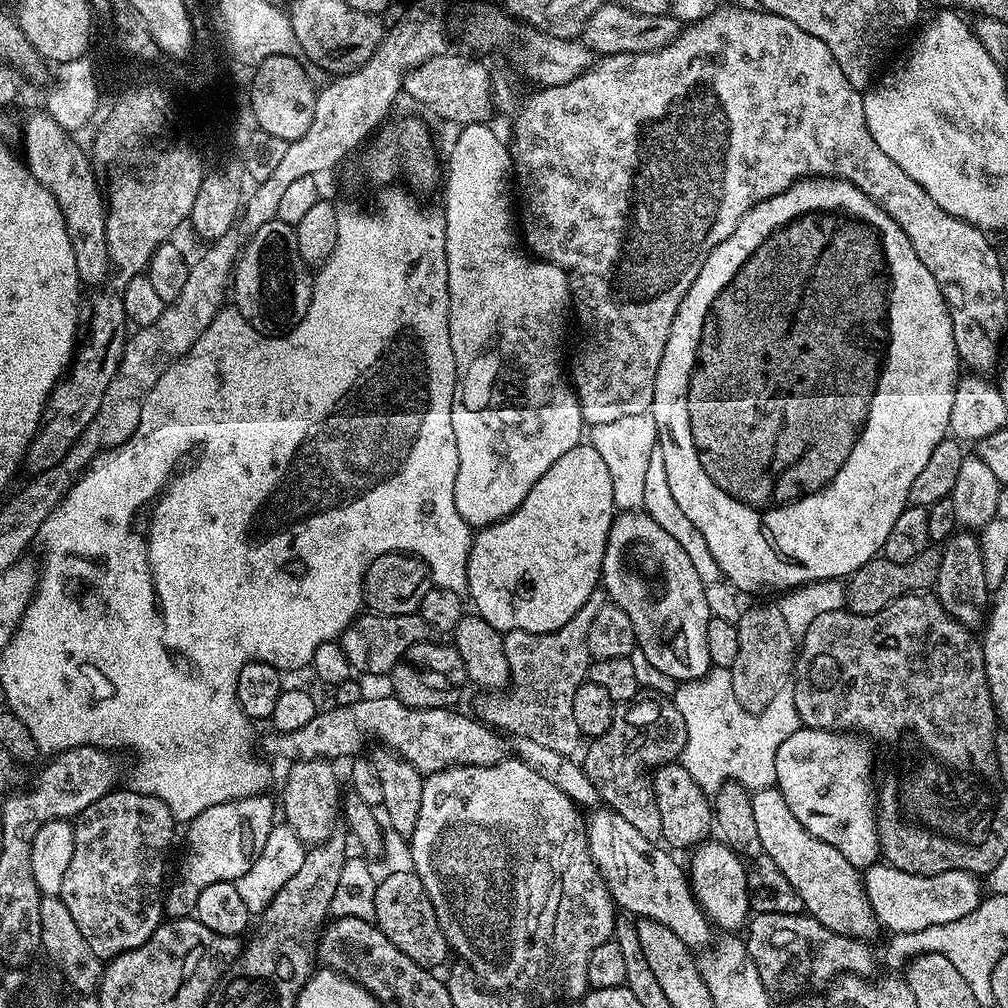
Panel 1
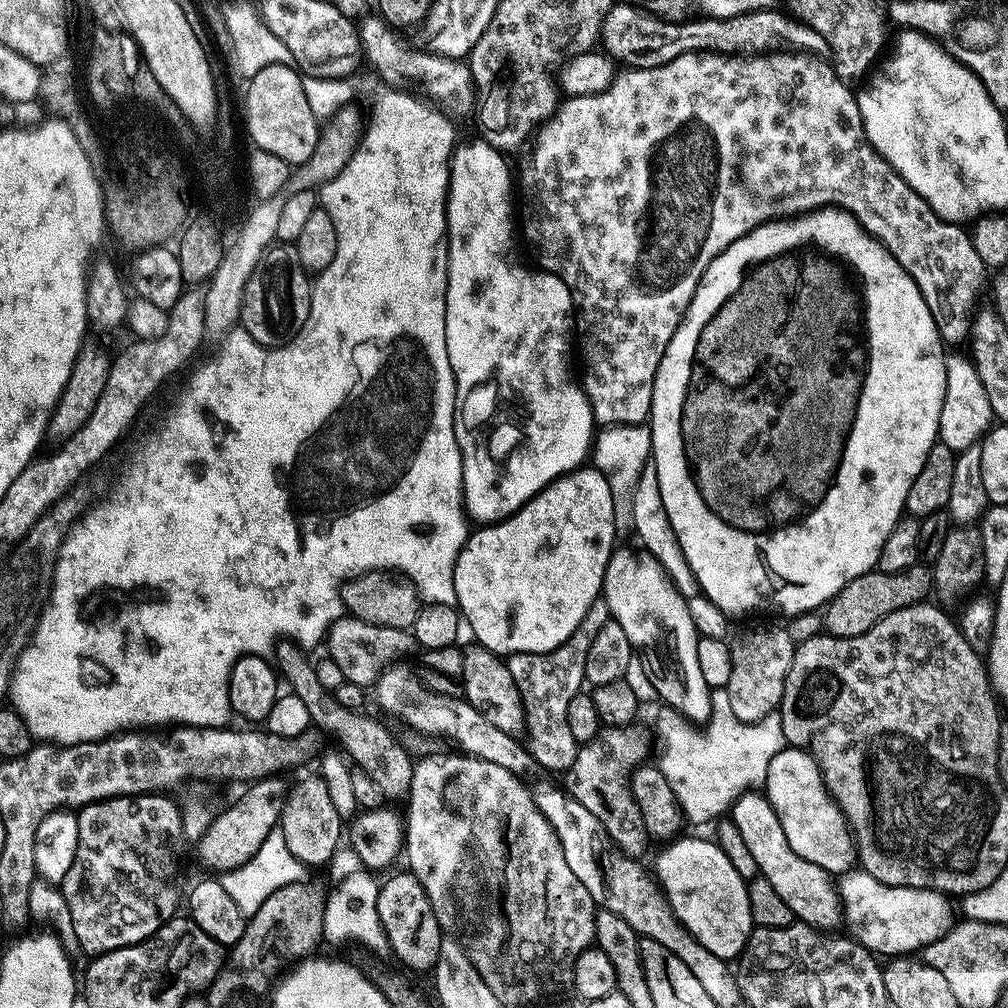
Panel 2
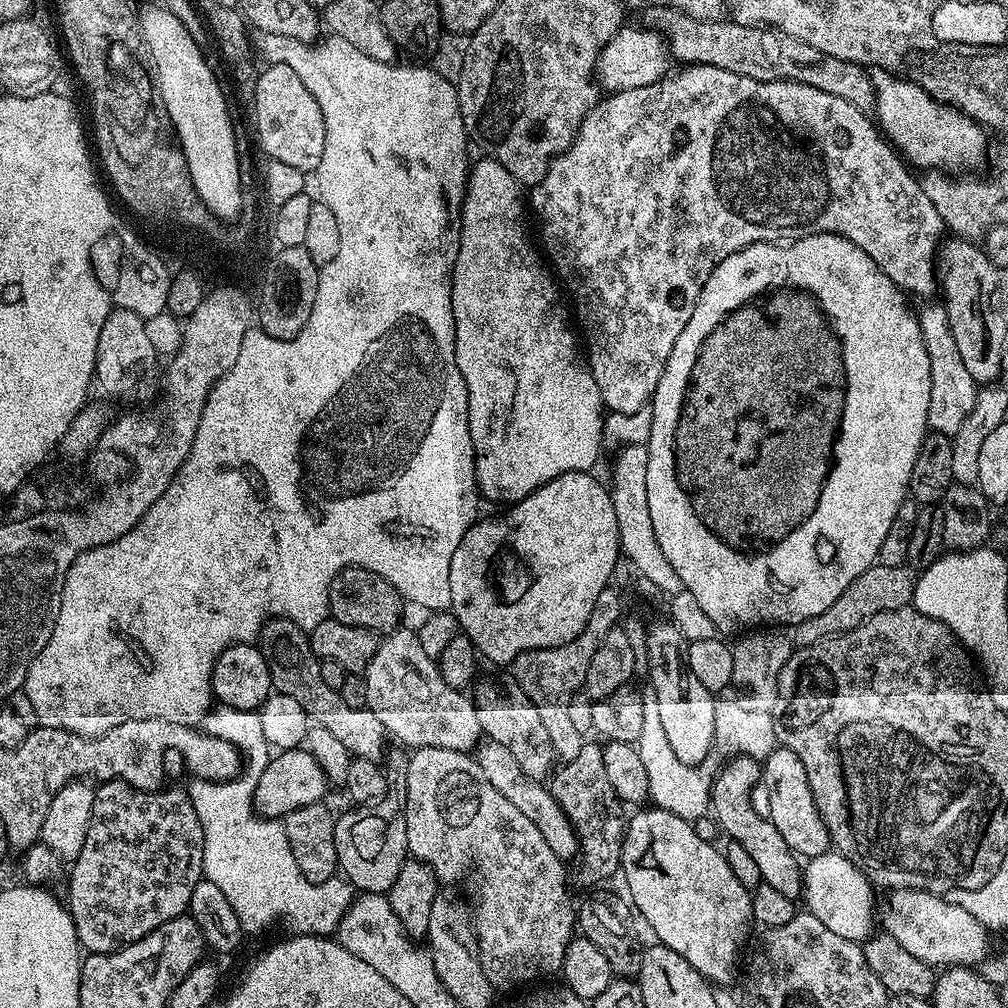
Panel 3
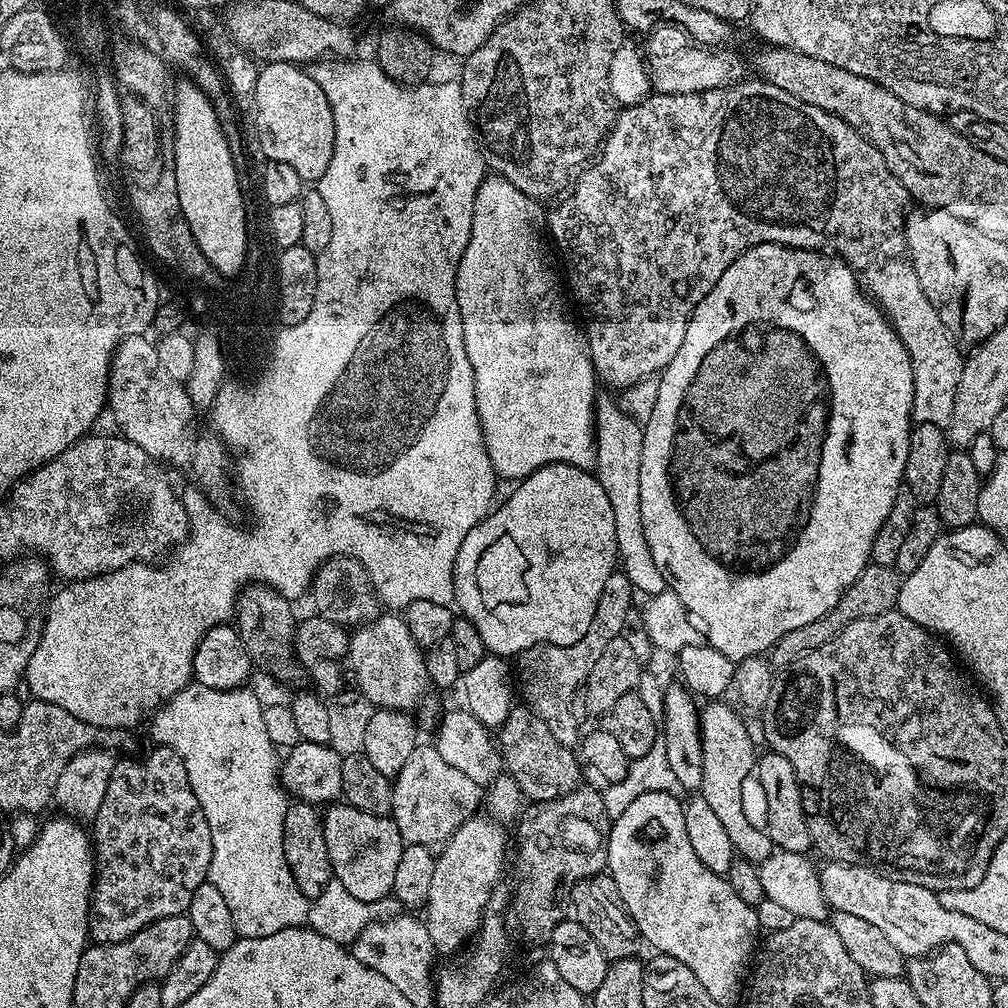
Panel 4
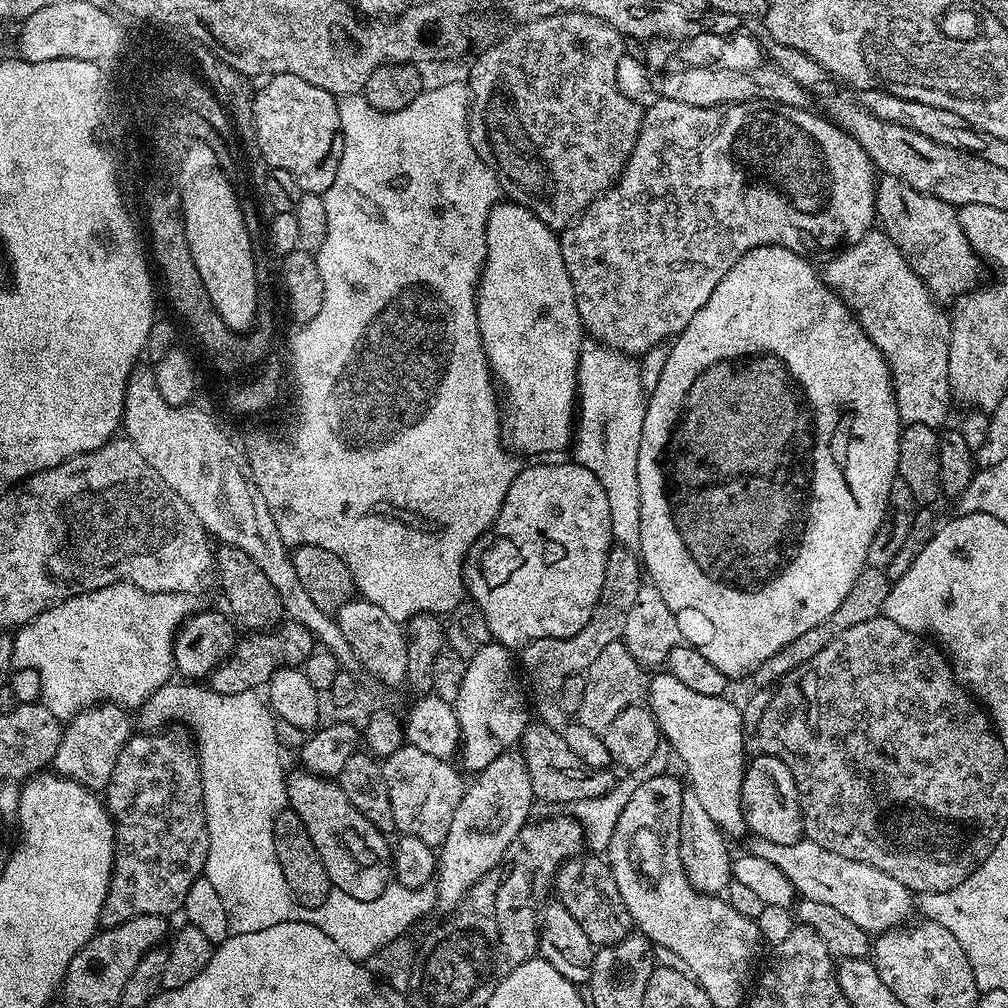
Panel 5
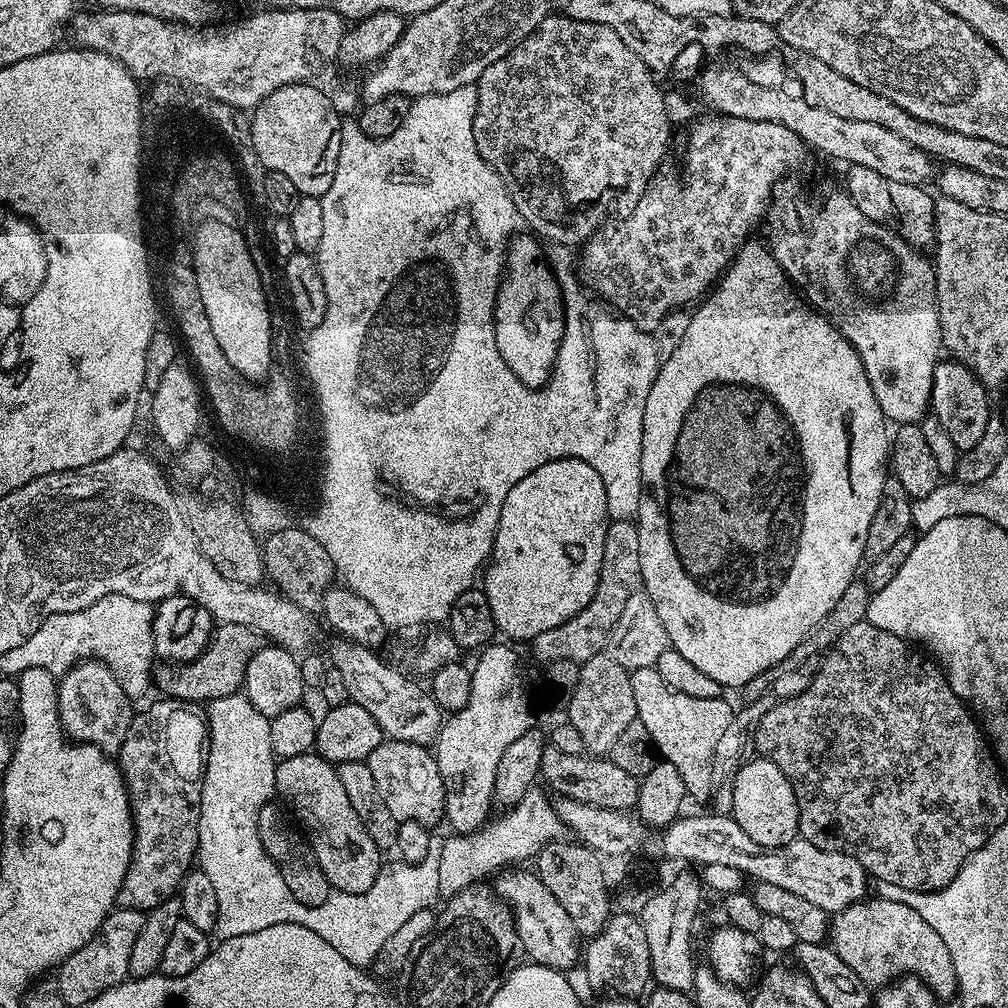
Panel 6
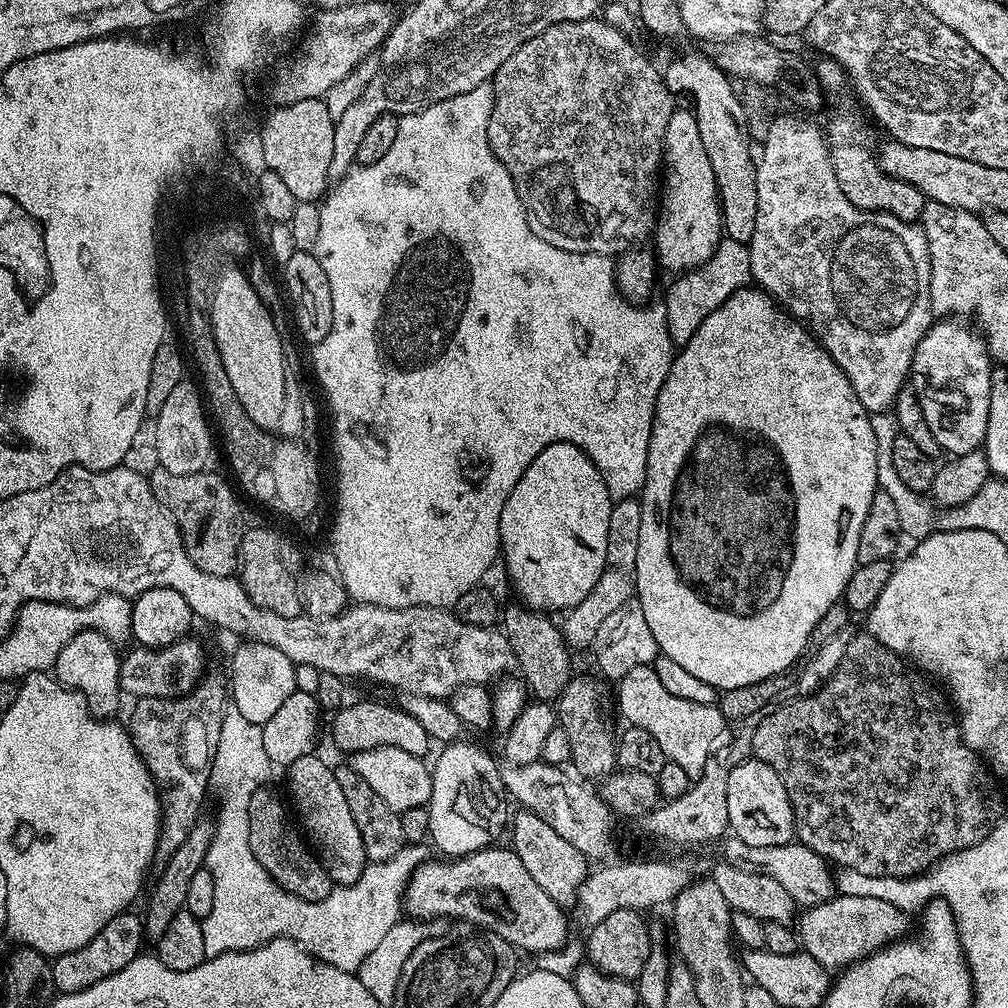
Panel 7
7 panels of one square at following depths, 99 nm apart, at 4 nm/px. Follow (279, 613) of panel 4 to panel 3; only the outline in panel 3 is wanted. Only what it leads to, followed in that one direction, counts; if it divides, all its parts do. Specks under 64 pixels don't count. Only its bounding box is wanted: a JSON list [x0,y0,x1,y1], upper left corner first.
[258,618,386,761]

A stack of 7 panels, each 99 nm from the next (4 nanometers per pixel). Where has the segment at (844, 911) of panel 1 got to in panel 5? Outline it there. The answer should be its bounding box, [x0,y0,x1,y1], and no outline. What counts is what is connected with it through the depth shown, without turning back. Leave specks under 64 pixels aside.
[646,670,746,837]

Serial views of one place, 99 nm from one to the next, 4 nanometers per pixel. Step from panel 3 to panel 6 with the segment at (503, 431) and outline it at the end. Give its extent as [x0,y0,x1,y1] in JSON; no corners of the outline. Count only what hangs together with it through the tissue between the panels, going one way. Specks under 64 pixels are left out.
[494,235,564,390]

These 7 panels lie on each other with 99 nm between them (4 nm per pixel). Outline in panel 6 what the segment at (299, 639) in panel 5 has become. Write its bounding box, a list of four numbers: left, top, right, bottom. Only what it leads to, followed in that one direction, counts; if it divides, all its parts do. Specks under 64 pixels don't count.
[154,623,265,706]

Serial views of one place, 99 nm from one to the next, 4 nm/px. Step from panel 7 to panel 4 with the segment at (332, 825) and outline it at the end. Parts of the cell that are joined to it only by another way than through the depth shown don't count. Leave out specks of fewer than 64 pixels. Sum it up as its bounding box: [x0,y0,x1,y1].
[322,804,405,904]

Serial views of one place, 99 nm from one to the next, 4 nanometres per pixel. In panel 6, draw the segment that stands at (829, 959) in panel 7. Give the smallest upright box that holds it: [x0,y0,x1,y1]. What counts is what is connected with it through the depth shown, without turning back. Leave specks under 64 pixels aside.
[830,899,958,1002]

